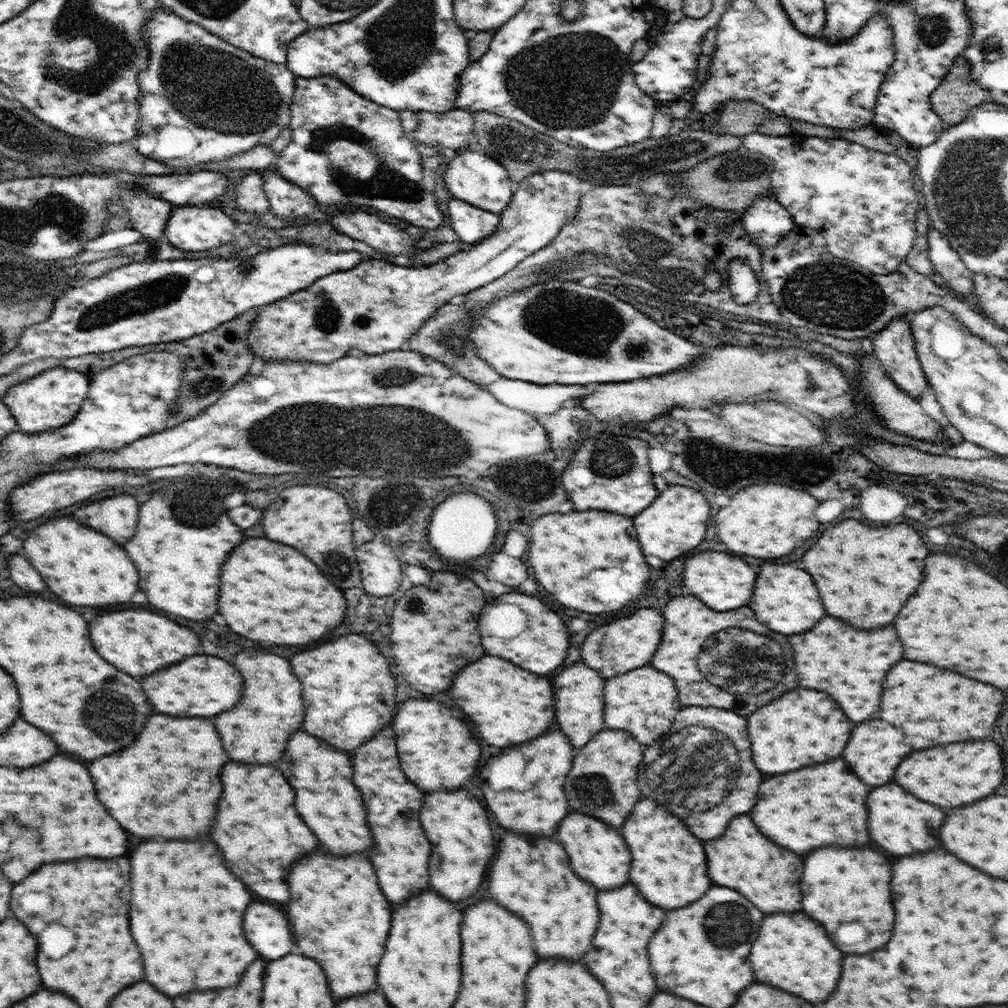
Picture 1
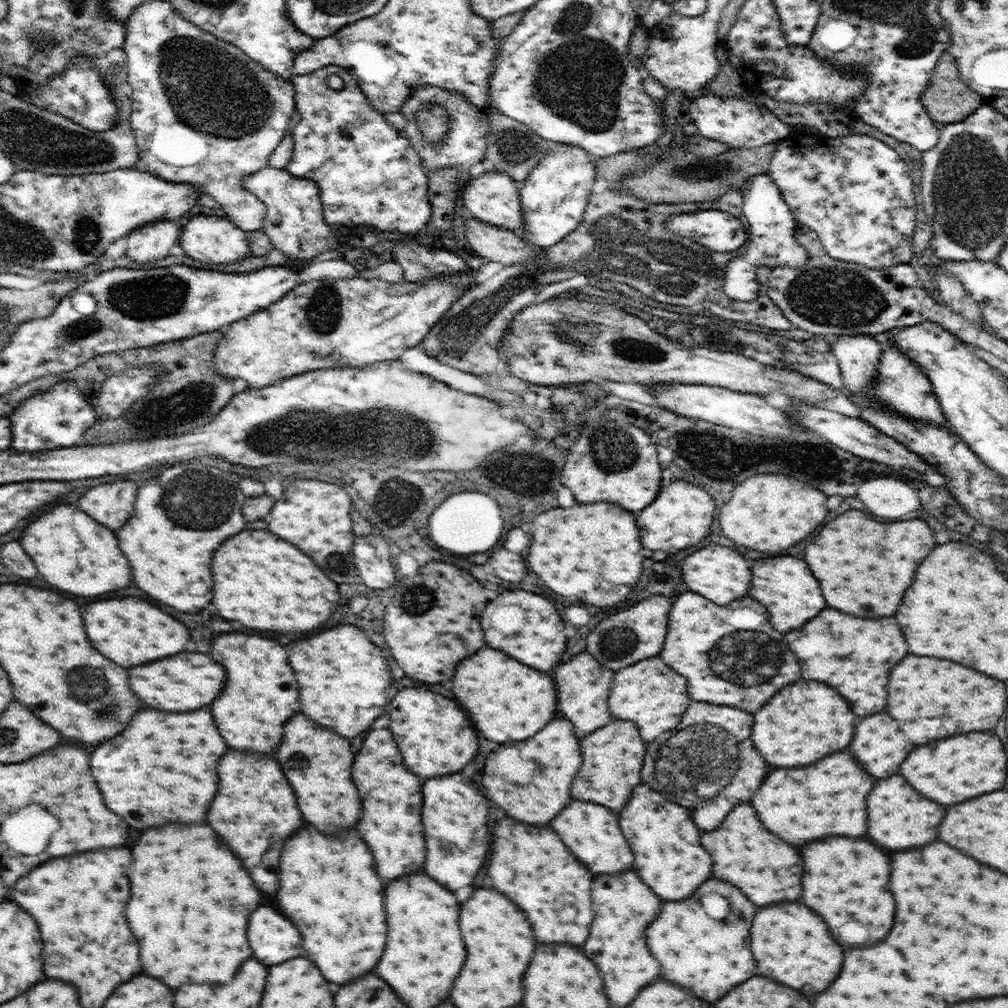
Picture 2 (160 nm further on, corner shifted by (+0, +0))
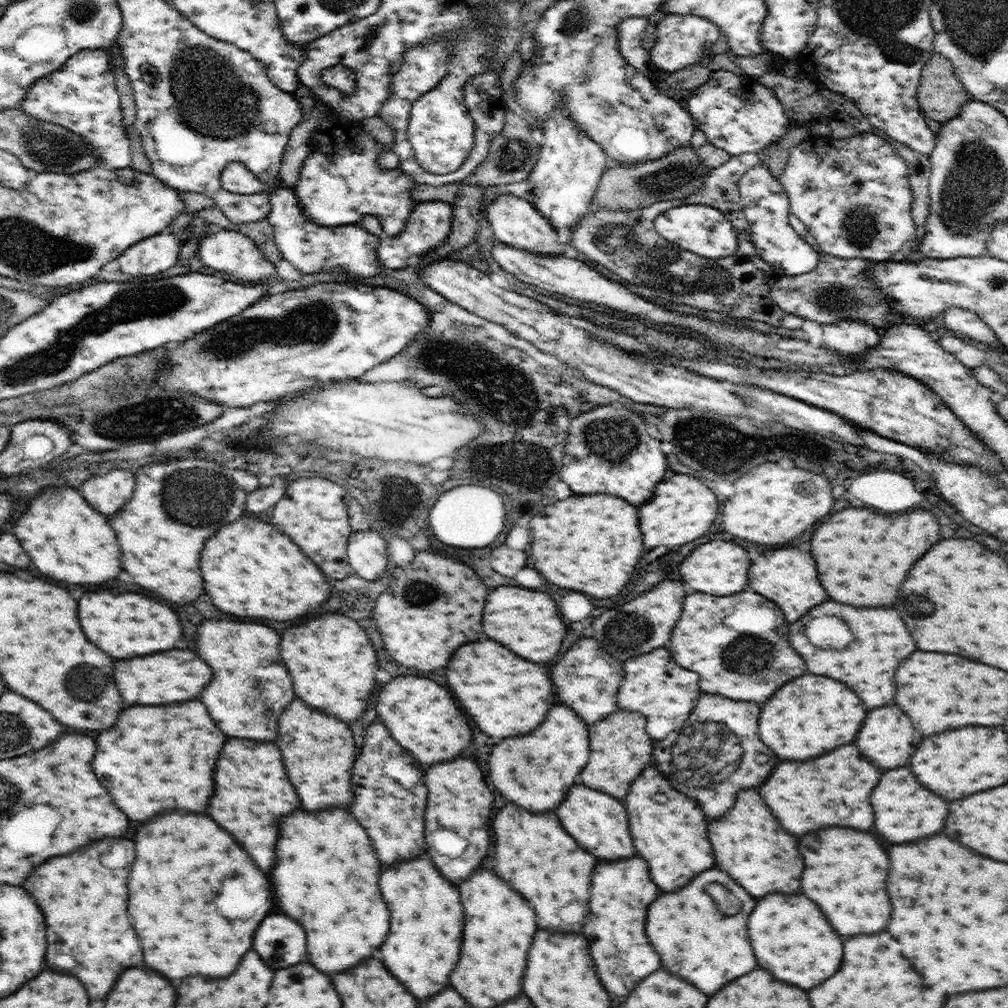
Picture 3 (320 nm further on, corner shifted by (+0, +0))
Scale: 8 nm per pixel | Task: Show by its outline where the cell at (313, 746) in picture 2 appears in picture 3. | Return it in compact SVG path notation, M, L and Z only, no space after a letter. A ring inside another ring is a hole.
M296 698L280 716L276 744L282 750L286 772L304 810L320 812L326 808L348 808L348 802L354 800L350 770L356 762L356 744L346 722L336 716L326 716L326 712L314 712L314 708Z

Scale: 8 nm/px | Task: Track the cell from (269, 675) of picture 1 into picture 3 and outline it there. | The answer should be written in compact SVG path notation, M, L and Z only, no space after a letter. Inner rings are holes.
M204 620L198 628L196 650L210 668L212 680L202 692L202 702L212 714L216 726L232 738L250 738L256 742L276 740L278 716L294 700L292 678L280 660L280 634L262 624L236 620ZM274 682L274 704L262 704Z

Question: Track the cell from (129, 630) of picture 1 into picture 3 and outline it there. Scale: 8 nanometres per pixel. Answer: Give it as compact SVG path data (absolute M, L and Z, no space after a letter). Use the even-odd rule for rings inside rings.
M94 590L94 592L86 592L78 600L78 604L80 604L78 614L80 614L80 622L86 638L92 644L96 644L100 650L108 652L118 660L172 650L178 638L182 638L182 626L178 616L168 606L152 598L146 598L142 594Z

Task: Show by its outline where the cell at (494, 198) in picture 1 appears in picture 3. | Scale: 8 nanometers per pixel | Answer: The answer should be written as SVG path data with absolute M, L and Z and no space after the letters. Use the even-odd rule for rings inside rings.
M509 193L499 194L493 203L485 204L483 212L490 222L495 237L505 244L534 254L551 254L552 256L572 254L568 244L558 242L558 231L549 223L549 220L542 216L532 203L521 197Z

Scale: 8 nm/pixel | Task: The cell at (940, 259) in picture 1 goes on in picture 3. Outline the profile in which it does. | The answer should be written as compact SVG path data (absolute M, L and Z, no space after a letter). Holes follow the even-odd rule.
M951 306L943 312L946 327L954 334L969 340L978 340L988 346L997 342L993 330L974 312Z

